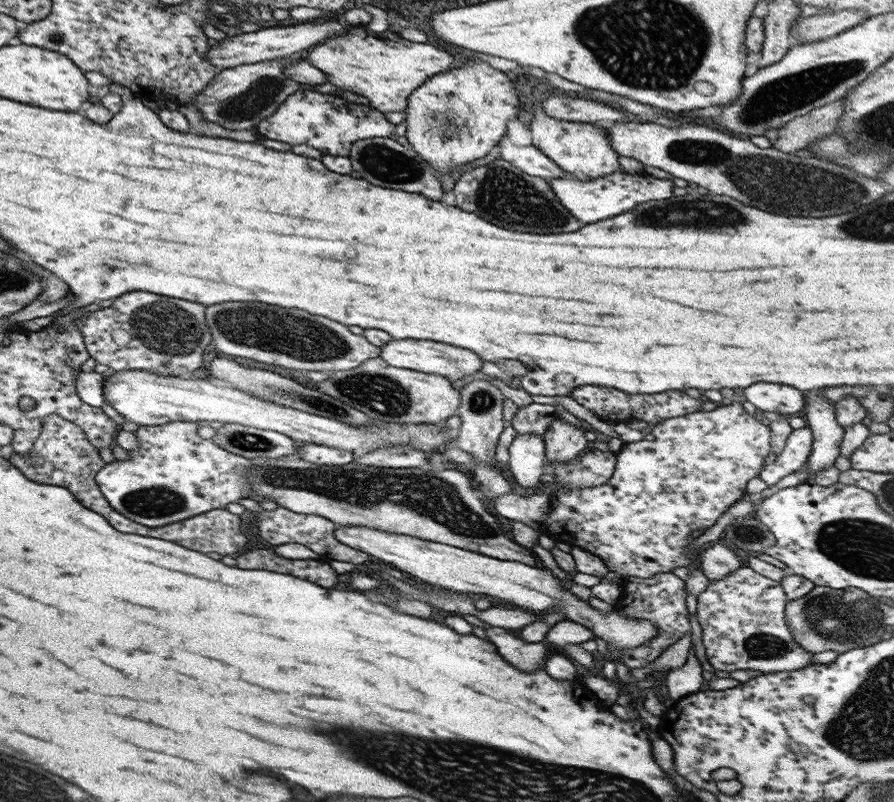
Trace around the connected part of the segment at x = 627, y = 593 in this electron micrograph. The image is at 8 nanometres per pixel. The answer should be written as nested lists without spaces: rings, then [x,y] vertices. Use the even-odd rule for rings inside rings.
[[[659,572],[649,578],[628,577],[621,581],[622,595],[613,607],[625,618],[647,620],[657,628],[657,635],[651,641],[631,649],[618,651],[619,661],[627,668],[641,668],[655,660],[668,646],[671,646],[681,636],[689,631],[689,619],[685,608],[686,592],[684,582],[671,572]]]

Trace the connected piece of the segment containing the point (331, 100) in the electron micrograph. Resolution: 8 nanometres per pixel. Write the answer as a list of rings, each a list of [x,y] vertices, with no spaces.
[[[299,89],[289,95],[275,109],[271,116],[261,120],[256,127],[259,134],[269,140],[285,144],[307,144],[321,154],[347,157],[351,144],[365,138],[387,137],[393,134],[394,126],[371,105],[365,106],[347,102],[338,95],[329,95]]]

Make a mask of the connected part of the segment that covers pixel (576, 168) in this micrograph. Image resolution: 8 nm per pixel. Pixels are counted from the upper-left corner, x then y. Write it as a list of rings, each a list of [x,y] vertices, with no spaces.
[[[535,118],[529,123],[531,145],[550,158],[570,178],[581,182],[595,180],[619,170],[618,156],[609,144],[604,128],[588,123],[559,121],[553,118]]]

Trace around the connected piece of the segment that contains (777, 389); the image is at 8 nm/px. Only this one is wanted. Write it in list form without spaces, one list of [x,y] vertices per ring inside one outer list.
[[[755,382],[743,390],[745,401],[751,402],[762,412],[777,412],[779,415],[791,416],[804,407],[802,391],[791,386],[777,386],[767,382]]]

